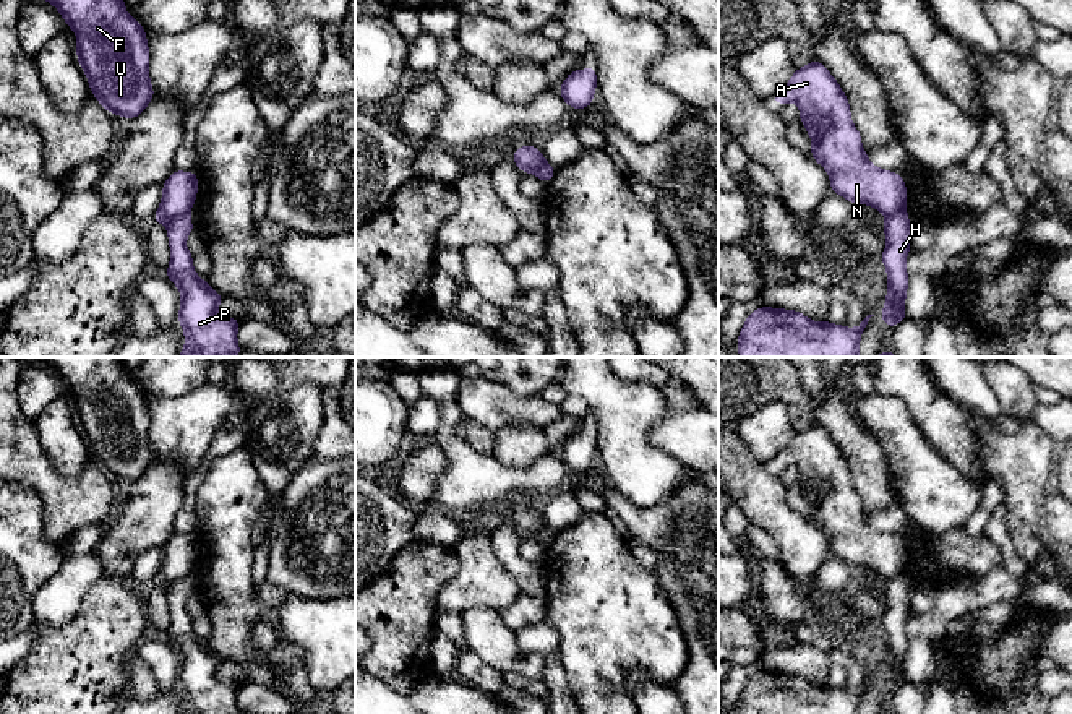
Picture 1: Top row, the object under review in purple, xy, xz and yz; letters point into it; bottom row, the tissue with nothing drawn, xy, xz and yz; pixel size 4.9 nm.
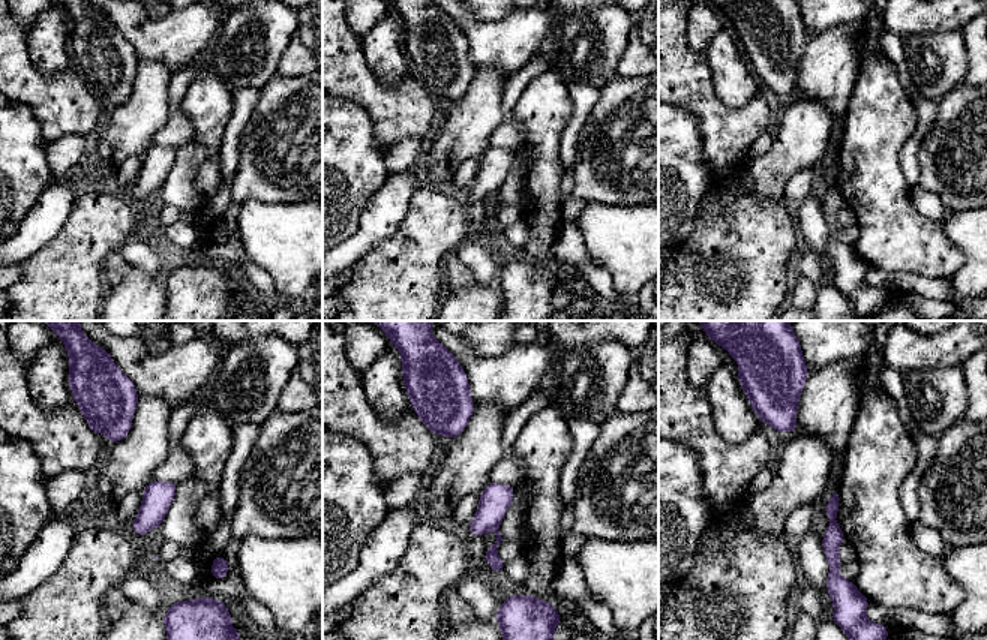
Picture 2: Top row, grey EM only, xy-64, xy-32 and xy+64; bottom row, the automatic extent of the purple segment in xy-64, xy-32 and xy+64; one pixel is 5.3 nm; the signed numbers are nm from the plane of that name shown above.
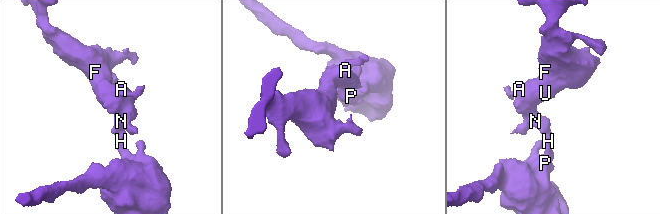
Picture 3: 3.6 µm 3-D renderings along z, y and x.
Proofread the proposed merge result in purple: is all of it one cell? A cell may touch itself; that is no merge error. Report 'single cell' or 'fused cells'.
fused cells

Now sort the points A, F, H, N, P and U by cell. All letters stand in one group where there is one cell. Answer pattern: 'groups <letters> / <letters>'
groups A F N U / H P

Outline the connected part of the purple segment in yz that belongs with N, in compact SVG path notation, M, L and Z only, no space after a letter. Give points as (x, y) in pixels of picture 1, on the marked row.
M821 62L796 68L770 101L798 104L800 120L813 140L809 154L827 170L832 193L851 204L869 204L885 216L905 209L903 177L869 162L861 135L851 123L848 99Z

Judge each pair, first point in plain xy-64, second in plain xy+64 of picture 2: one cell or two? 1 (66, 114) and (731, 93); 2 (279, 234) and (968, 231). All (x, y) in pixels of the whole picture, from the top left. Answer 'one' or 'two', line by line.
1: two
2: one

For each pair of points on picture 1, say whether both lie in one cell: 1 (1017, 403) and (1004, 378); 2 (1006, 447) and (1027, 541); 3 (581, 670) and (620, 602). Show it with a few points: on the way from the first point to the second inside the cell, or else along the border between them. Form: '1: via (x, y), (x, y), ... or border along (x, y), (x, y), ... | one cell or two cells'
1: via (1016, 396), (1011, 385) | one cell
2: via (1024, 469), (1024, 518) | one cell
3: via (589, 654), (612, 619) | one cell

